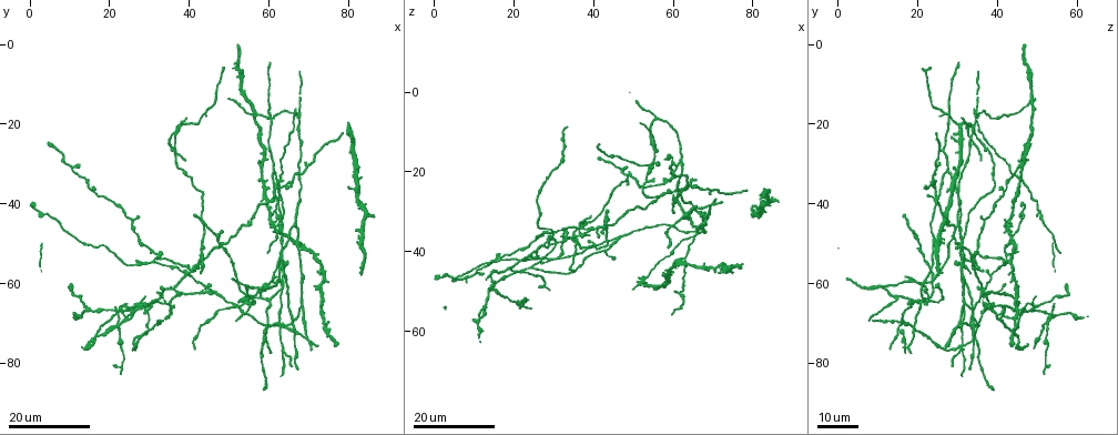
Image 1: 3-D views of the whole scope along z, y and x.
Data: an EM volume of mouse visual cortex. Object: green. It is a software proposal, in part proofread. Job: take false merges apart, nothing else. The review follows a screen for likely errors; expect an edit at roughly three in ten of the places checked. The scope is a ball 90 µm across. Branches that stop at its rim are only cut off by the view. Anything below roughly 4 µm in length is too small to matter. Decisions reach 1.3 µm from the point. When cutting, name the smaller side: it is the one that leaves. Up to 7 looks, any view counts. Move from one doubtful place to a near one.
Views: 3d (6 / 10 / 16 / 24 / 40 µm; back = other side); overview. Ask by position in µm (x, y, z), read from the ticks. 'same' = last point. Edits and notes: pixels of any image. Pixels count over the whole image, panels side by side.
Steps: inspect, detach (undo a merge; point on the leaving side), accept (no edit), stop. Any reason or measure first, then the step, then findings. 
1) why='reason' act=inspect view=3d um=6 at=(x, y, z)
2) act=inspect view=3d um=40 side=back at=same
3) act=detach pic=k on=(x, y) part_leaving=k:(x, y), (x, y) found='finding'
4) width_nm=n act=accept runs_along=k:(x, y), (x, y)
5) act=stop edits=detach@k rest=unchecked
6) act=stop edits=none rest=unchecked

why='three-way junction' act=inspect view=3d um=24 at=(54.5, 65.0, 19.5)

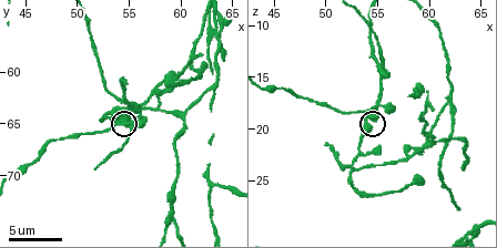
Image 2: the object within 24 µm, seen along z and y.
why='zoom in' act=inspect view=3d um=10 at=(54.2, 64.8, 19.0)

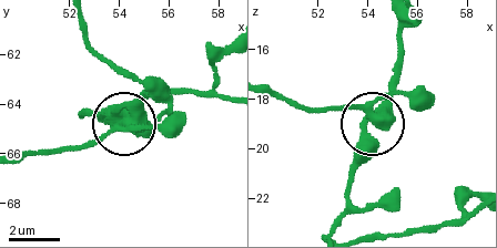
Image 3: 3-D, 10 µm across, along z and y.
width_nm=430 act=accept runs_along=3:(151, 82), (132, 120), (95, 113) found='one neuron here'

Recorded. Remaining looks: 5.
why='four-way junction' act=inspect view=3d um=16 at=(46.0, 62.0, 36.5)

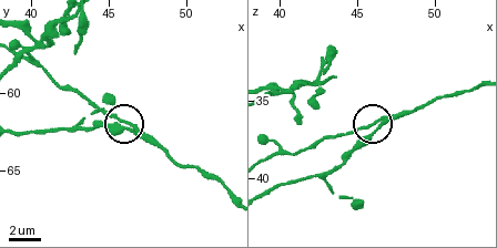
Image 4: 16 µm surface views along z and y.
act=inspect view=3d um=10 at=(45.8, 62.2, 37.2)

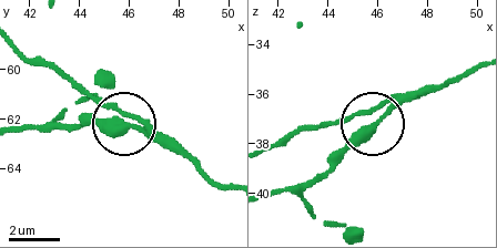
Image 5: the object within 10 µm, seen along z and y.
side_arm_um=19 act=accept runs_along=5:(226, 188), (122, 121), (69, 127) found='all the same neuron'

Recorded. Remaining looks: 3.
why='three arms meet' act=inspect view=3d um=16 at=(63.5, 76.5, 30.5)

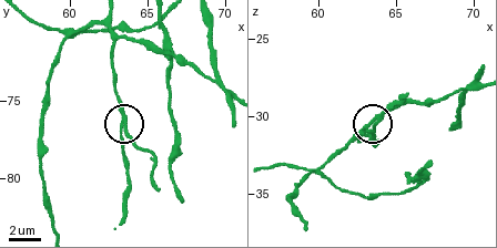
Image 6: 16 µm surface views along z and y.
act=inspect view=3d um=6 at=same

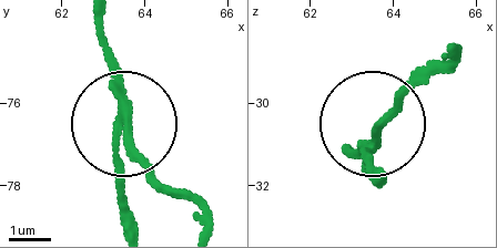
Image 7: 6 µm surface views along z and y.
side_arm_um=6 arms=3 act=detach pic=7 on=(142, 159) found='two neurons meet here'

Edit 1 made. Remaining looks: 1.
act=stop edits=detach@7 rest=unchecked

